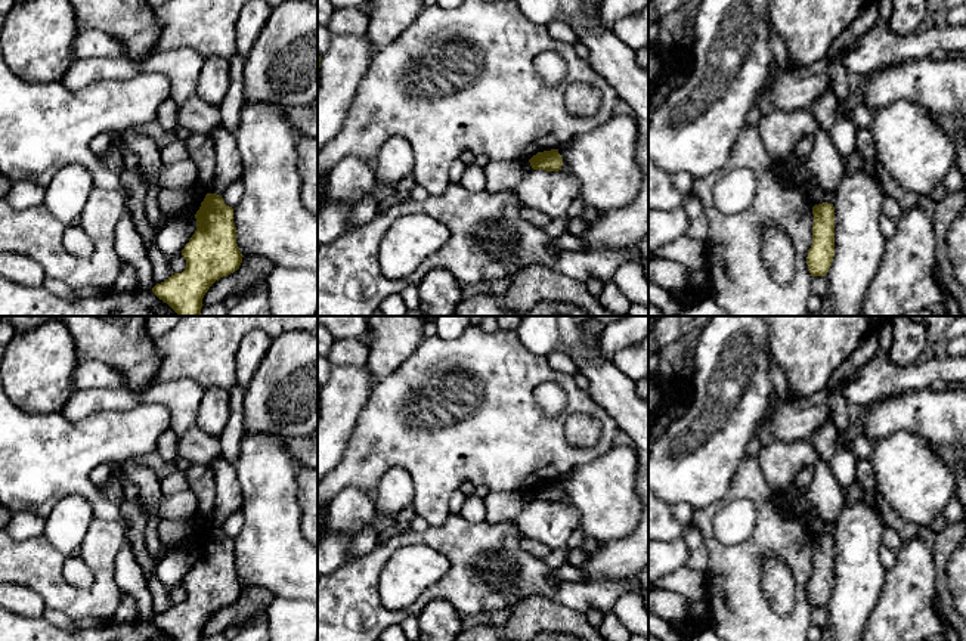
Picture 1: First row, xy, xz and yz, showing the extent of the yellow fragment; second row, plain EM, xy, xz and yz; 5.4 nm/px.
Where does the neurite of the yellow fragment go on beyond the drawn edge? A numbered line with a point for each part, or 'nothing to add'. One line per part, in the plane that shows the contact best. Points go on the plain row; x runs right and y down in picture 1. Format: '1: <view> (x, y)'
nothing to add

